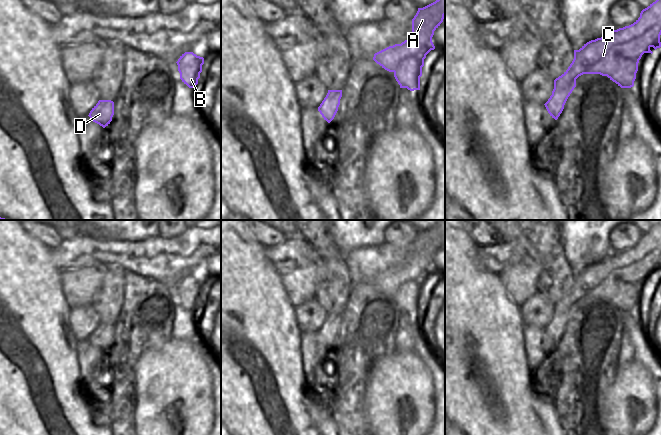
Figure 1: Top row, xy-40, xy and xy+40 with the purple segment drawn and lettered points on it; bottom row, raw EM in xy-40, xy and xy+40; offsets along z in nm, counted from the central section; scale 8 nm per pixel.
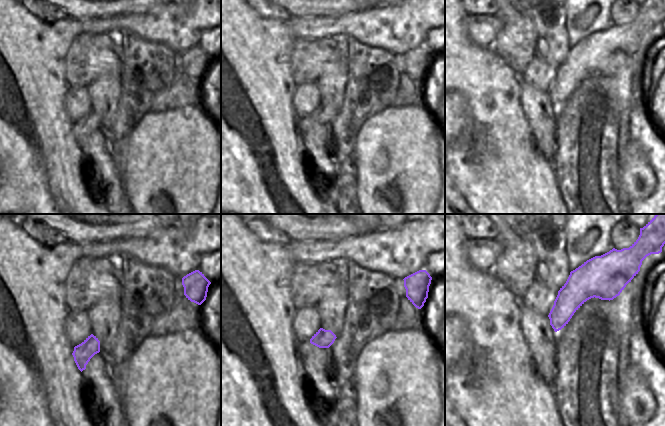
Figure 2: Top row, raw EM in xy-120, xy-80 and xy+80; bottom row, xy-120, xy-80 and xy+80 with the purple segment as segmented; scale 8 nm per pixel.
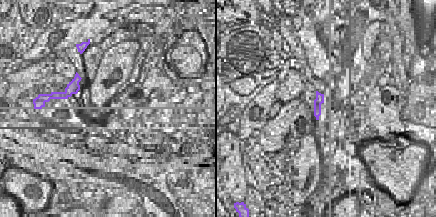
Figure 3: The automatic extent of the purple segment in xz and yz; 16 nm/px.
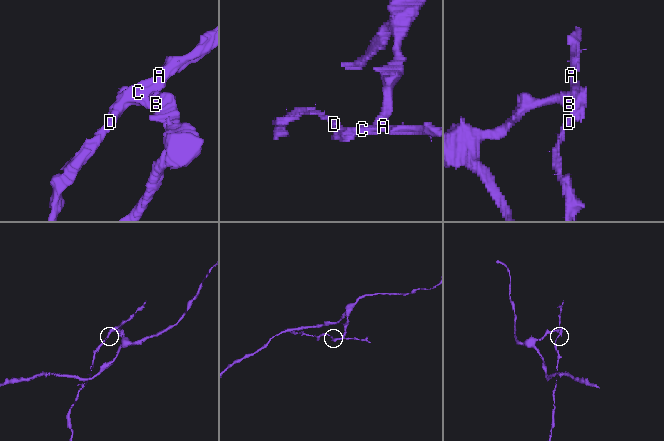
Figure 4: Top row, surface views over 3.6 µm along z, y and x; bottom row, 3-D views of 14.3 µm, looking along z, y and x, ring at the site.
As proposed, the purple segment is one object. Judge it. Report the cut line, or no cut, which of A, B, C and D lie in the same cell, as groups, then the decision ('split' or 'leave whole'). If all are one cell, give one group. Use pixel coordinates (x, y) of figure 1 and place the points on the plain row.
cut xy+40 (638, 283), (620, 283), (612, 297), (600, 298); groups A C D / B; split

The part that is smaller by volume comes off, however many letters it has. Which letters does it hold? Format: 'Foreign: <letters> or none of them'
Foreign: A, C, D

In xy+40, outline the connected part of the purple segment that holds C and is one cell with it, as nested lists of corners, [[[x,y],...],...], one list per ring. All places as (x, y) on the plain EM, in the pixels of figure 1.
[[[661,220],[647,232],[643,233],[640,241],[631,249],[611,254],[601,262],[591,264],[584,268],[579,274],[574,274],[574,283],[568,293],[554,304],[554,313],[548,325],[544,328],[548,337],[555,344],[558,343],[564,333],[564,329],[576,311],[576,303],[583,298],[613,298],[616,295],[616,287],[619,284],[640,284],[644,277],[653,277],[650,272],[655,274],[661,271]]]

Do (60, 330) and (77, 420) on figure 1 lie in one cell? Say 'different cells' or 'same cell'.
same cell

